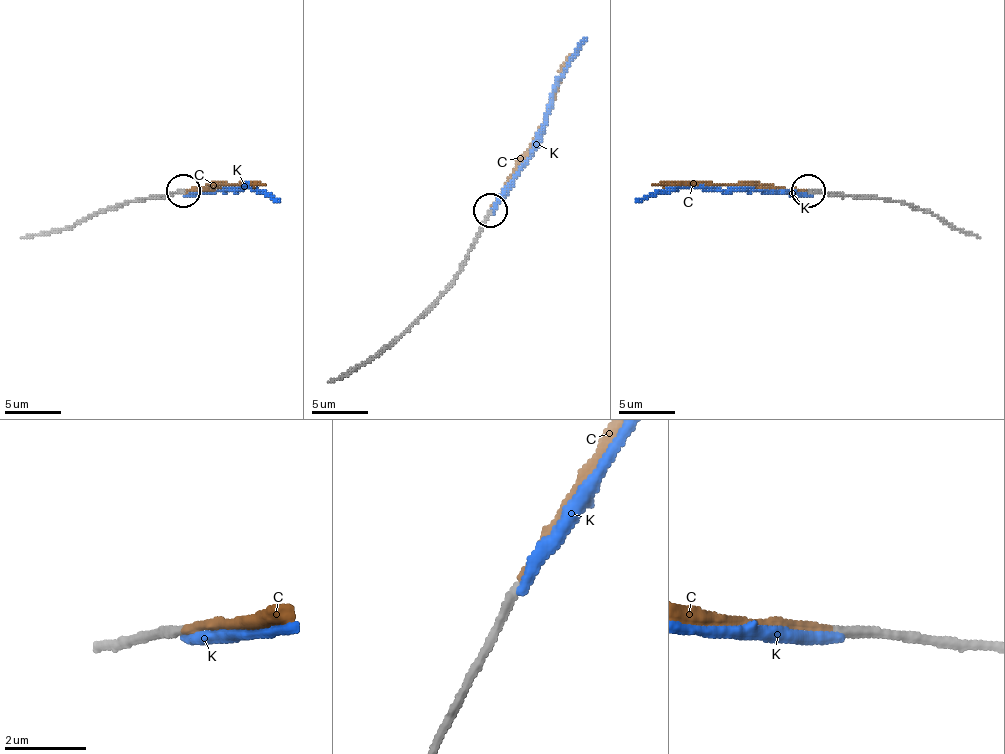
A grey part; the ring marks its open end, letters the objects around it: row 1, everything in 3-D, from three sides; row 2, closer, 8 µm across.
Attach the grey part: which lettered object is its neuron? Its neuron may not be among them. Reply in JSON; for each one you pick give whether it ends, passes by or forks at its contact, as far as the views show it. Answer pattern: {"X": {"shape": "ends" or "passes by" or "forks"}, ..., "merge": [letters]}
{"C": {"shape": "ends"}, "merge": ["C"]}

